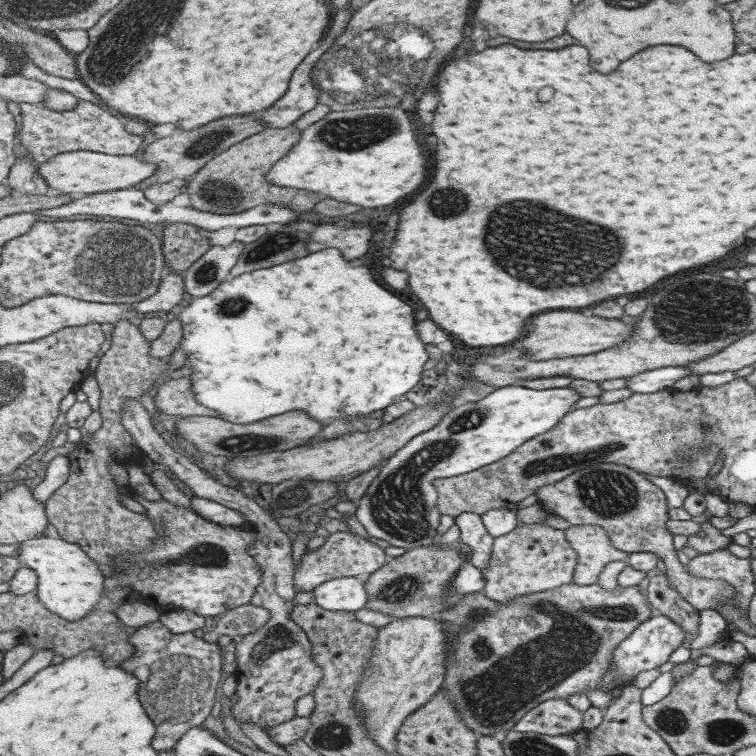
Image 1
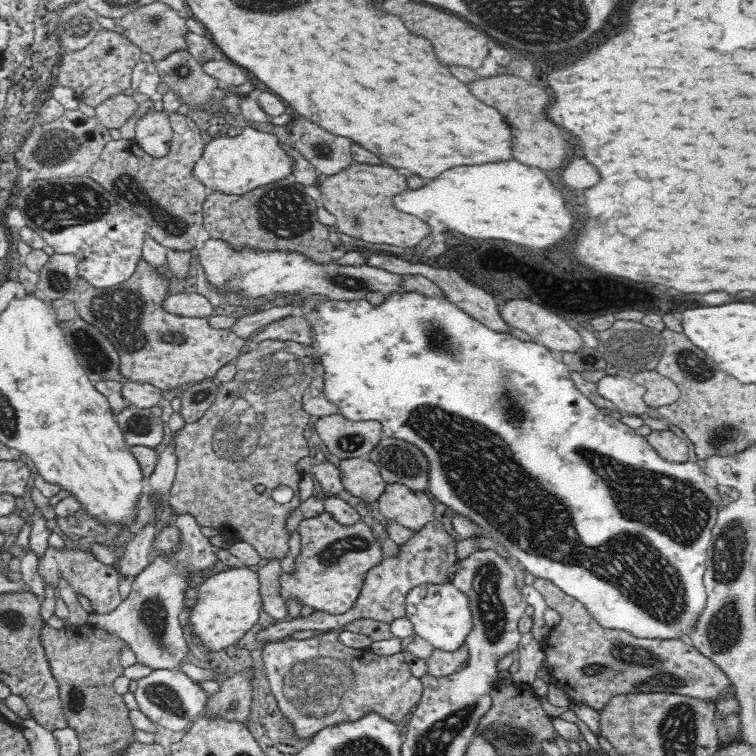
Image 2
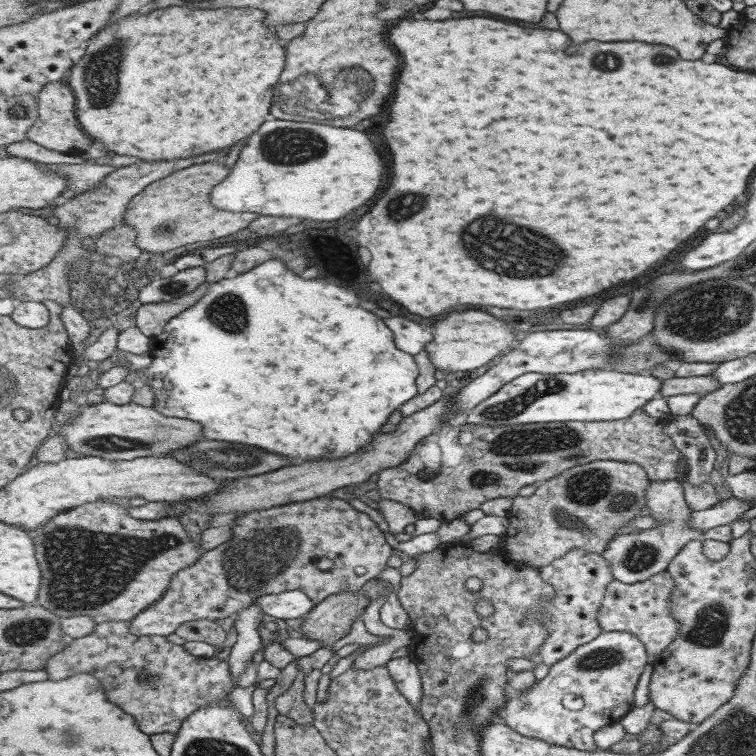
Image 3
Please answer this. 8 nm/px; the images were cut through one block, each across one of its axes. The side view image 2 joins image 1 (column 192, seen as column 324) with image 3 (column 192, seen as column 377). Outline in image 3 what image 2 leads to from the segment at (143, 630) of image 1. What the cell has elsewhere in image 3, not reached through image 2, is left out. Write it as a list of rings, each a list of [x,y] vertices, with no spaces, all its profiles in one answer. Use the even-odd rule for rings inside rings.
[[[110,621],[99,625],[89,636],[73,639],[59,654],[47,662],[49,679],[60,681],[81,673],[94,673],[107,691],[107,698],[118,704],[137,719],[139,728],[147,734],[171,732],[176,734],[182,724],[193,713],[213,701],[225,699],[235,688],[235,678],[231,676],[231,662],[213,656],[195,656],[183,645],[174,645],[166,637],[143,636],[130,629],[131,622]]]

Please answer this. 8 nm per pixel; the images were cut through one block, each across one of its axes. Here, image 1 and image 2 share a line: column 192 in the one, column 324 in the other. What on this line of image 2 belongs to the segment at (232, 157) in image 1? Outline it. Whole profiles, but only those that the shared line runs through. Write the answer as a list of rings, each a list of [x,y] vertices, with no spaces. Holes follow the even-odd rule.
[[[283,144],[284,149],[294,157],[296,164],[292,174],[298,184],[319,188],[324,207],[336,216],[338,233],[347,234],[353,240],[360,239],[372,244],[390,244],[398,248],[414,248],[428,236],[432,236],[432,227],[423,218],[409,215],[396,207],[395,199],[406,193],[408,177],[398,174],[392,166],[372,166],[354,162],[350,168],[332,177],[322,177],[316,167],[304,158],[304,155]]]

